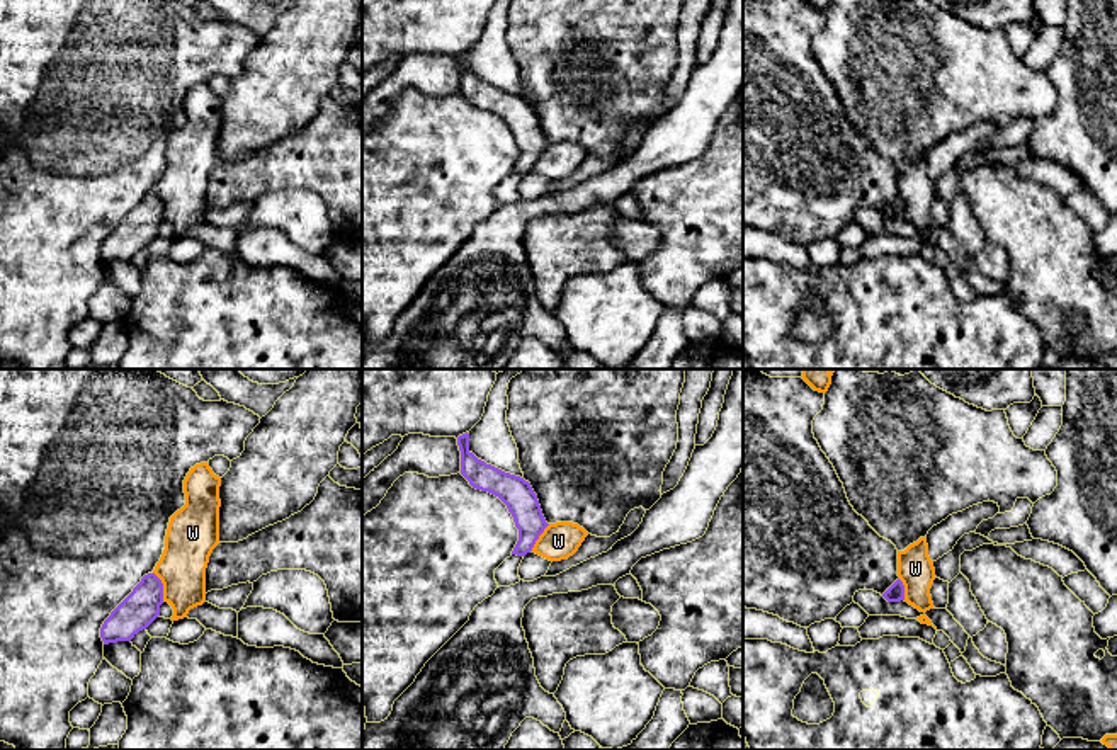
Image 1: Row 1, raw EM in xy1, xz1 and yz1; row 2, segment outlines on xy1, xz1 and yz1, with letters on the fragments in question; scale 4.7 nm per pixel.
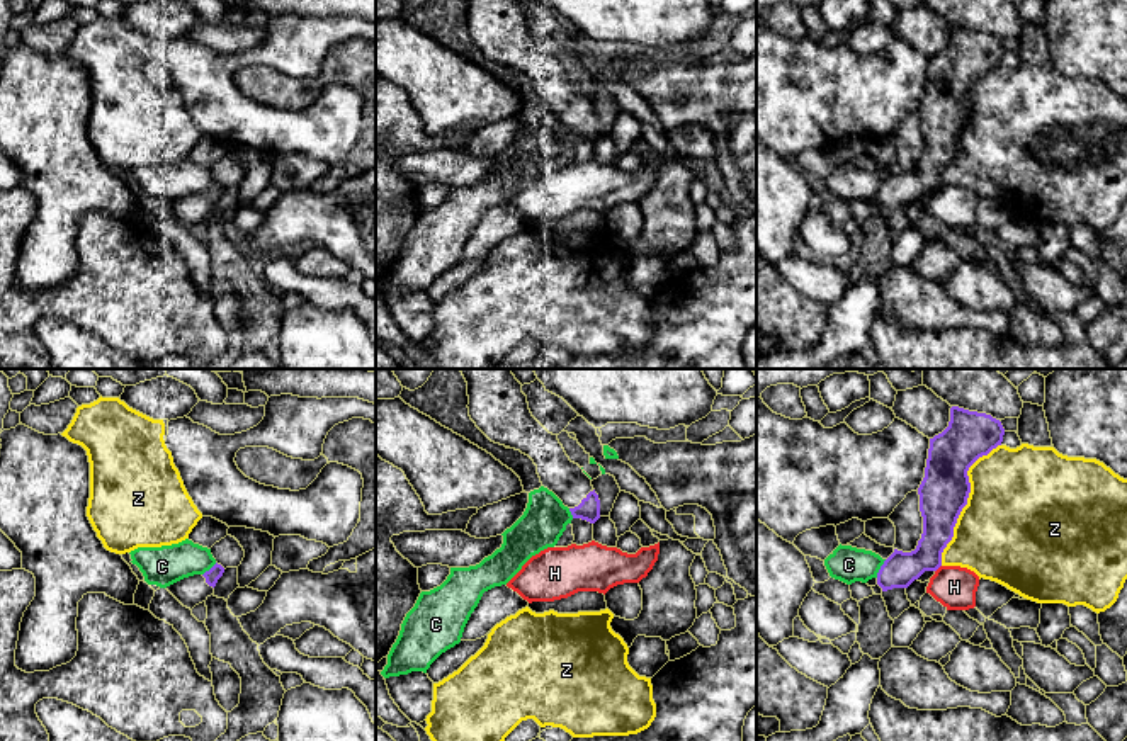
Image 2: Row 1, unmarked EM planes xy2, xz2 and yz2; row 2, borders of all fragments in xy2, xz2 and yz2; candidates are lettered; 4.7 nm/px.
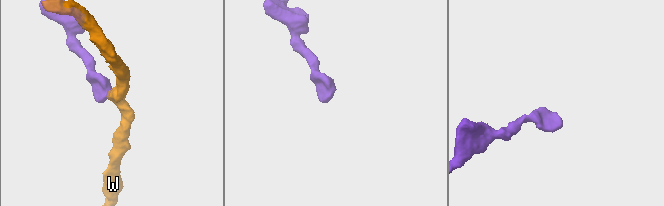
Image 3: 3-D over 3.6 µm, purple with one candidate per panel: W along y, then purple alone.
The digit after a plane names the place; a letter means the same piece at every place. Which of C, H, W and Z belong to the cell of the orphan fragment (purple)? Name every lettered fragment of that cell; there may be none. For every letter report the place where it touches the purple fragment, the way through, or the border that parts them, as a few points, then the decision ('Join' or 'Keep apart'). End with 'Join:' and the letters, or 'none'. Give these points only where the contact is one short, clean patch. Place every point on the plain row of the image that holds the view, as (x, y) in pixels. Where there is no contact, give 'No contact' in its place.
C: Touches purple at yz2 (881, 187). Boundary: yz2 (886, 179), (876, 196). Keep apart
H: Touches purple at yz2 (939, 186). Boundary: yz2 (940, 184), (935, 191). Keep apart
W: Touches purple at xy1 (162, 206). Boundary: xy1 (153, 191), (162, 203), (164, 220). Keep apart
Z: Touches purple at yz2 (966, 121). Keep apart
Join: none

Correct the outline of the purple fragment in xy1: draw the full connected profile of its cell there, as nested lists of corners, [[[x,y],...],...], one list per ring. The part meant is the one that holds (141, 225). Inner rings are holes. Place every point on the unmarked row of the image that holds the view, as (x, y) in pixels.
[[[148,192],[133,211],[111,231],[100,247],[104,264],[131,260],[158,235],[163,223],[163,202],[155,192]]]

